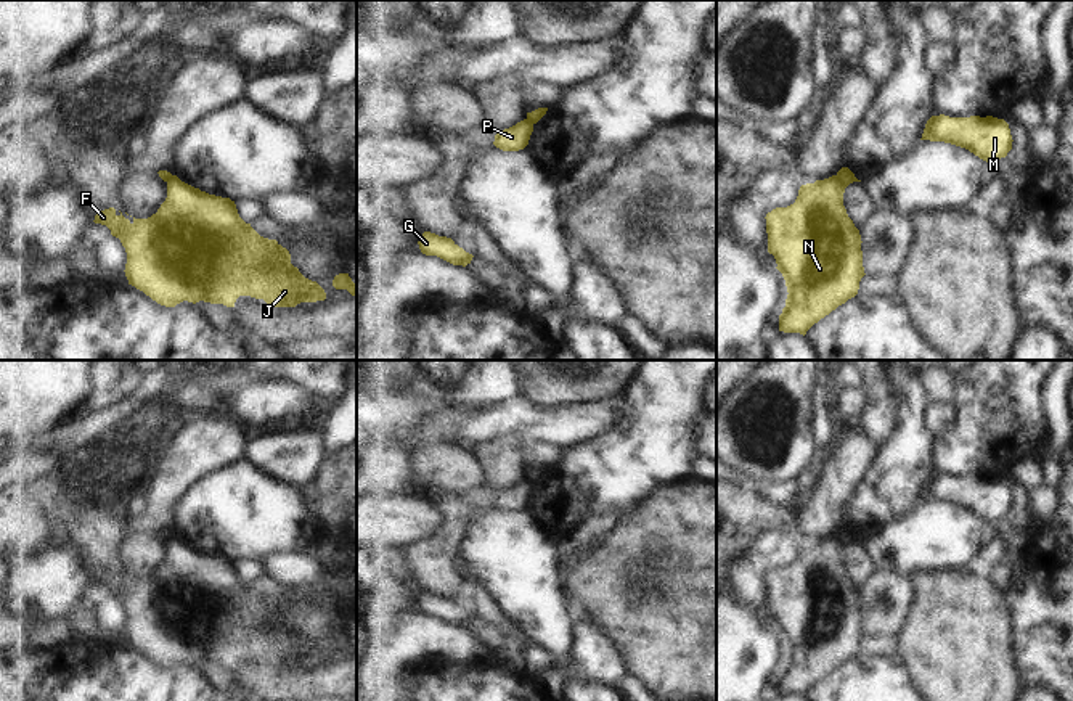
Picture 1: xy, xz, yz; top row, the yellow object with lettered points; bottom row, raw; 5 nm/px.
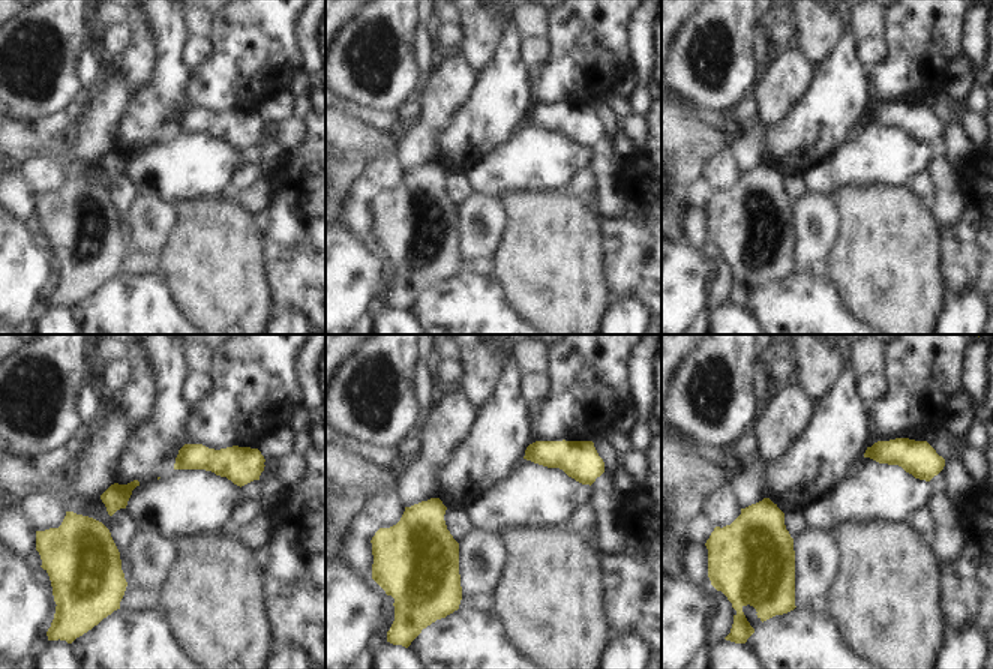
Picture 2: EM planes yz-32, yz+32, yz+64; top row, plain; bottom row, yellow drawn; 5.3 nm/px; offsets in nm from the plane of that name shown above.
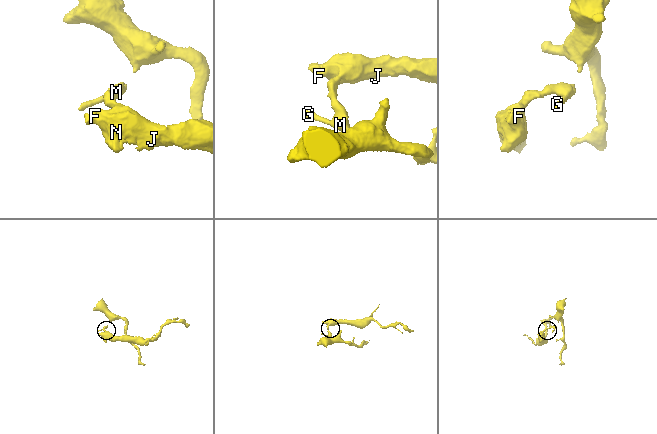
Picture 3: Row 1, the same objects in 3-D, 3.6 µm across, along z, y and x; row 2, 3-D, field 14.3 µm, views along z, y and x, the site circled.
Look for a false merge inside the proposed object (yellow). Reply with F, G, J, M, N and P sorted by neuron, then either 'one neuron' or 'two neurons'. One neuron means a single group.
groups F J N / G M P; two neurons

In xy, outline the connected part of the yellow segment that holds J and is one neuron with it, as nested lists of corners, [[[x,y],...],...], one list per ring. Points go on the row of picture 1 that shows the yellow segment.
[[[170,175],[167,198],[156,214],[130,222],[114,207],[95,215],[95,223],[106,225],[127,252],[125,277],[129,285],[165,307],[188,302],[210,302],[235,307],[239,296],[263,299],[275,307],[296,307],[300,302],[324,301],[324,289],[305,278],[291,264],[291,254],[276,240],[260,236],[246,223],[235,201],[209,195]]]

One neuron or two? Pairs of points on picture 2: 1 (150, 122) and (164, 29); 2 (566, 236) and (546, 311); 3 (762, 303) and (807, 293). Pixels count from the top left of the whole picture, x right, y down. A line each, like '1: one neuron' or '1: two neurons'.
1: one neuron
2: one neuron
3: one neuron

